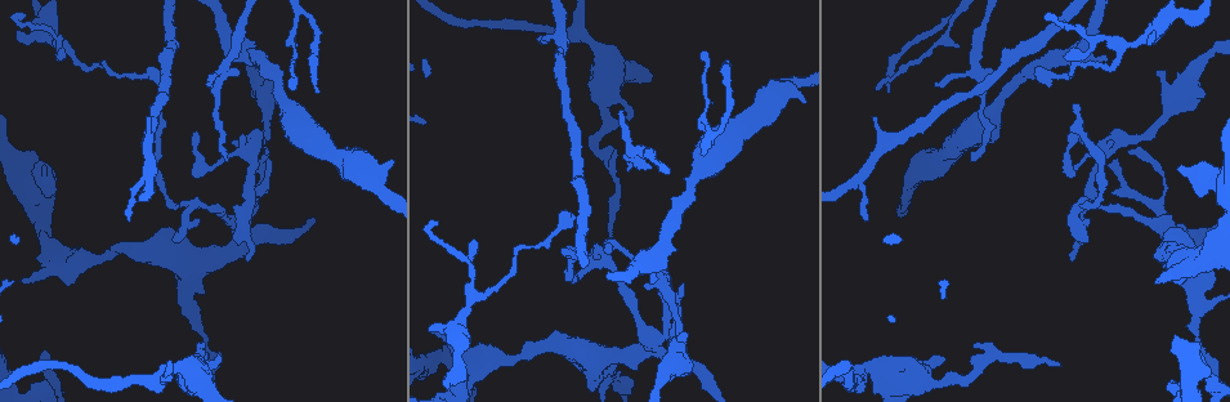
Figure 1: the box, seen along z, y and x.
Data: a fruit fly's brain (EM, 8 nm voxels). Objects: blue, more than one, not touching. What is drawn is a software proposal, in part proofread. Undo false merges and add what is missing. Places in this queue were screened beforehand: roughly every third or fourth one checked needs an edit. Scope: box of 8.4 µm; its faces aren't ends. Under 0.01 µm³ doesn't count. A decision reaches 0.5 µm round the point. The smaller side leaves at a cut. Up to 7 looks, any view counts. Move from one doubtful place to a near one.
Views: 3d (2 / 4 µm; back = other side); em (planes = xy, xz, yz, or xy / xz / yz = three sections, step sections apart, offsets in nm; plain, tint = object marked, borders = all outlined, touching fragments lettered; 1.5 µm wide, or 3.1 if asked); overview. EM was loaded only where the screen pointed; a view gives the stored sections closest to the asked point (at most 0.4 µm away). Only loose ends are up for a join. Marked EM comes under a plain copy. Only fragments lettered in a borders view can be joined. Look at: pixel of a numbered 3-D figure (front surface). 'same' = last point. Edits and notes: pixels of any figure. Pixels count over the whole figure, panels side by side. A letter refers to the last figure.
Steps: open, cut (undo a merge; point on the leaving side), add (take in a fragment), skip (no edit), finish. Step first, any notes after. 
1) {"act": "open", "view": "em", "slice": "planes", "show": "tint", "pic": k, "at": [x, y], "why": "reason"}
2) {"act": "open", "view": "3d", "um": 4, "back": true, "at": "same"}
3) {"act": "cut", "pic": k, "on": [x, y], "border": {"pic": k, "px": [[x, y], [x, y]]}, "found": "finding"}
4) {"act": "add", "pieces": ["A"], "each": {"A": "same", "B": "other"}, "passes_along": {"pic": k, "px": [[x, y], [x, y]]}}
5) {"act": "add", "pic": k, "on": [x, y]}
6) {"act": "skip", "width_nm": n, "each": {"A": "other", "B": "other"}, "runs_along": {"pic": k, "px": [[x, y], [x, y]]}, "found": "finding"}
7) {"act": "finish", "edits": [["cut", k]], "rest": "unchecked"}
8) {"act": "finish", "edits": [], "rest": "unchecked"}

{"act": "open", "view": "em", "slice": "xy", "step": 8, "show": "borders", "pic": 1, "at": [1073, 106], "why": "end of a long branch"}

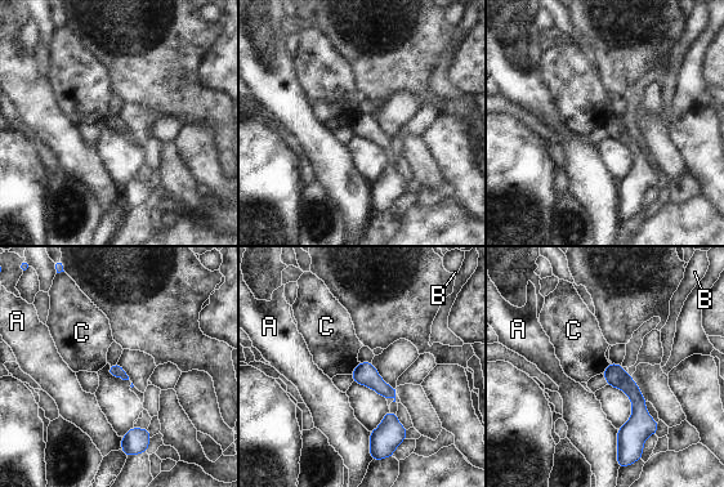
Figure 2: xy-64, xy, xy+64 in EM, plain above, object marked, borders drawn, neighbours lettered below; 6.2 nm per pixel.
{"act": "open", "view": "em", "slice": "planes", "show": "borders", "at": "same"}

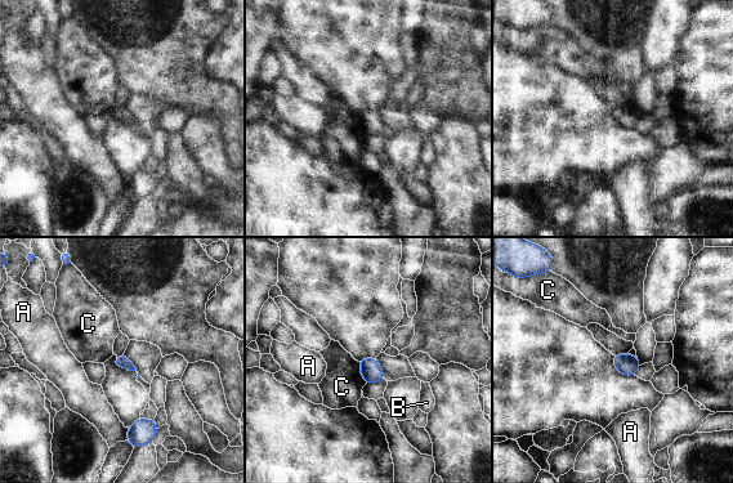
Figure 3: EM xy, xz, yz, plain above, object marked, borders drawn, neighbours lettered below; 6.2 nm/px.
{"act": "skip", "width_nm": 80, "longest_contact_nm": ["C", 140], "each": {"A": "other", "B": "other", "C": "other"}, "found": "none of them fits"}

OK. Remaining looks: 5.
{"act": "open", "view": "em", "slice": "yz", "step": 8, "show": "tint", "pic": 1, "at": [42, 33], "why": "branch point"}

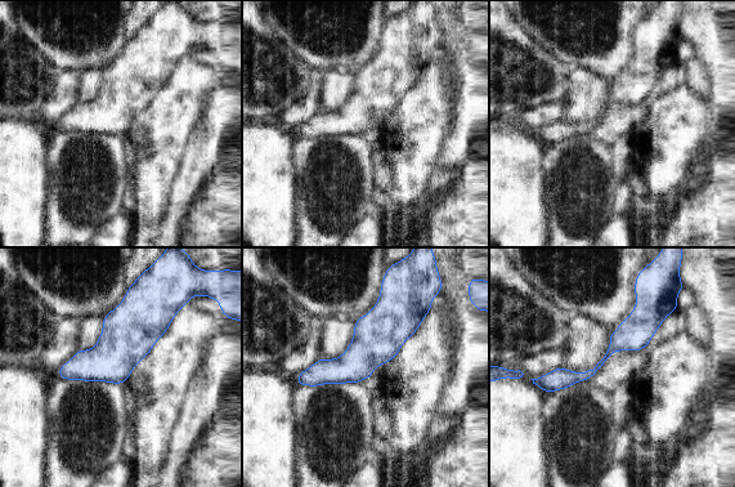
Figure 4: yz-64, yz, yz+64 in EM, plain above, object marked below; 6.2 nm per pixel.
{"act": "open", "view": "em", "slice": "planes", "show": "borders", "at": "same", "why": "cut it another way"}

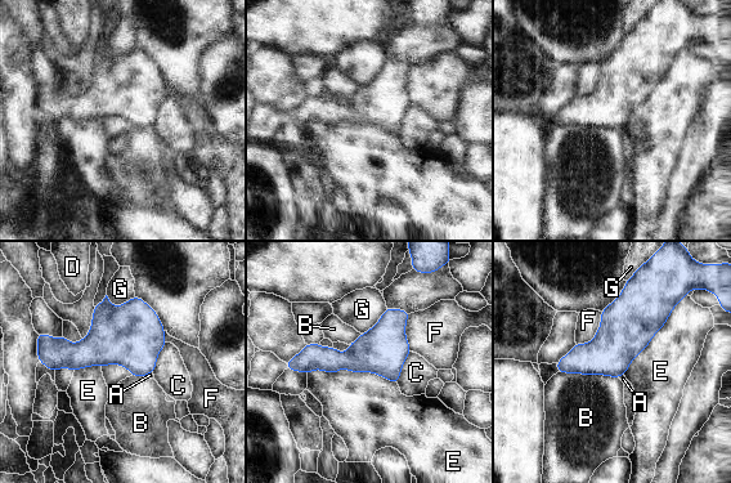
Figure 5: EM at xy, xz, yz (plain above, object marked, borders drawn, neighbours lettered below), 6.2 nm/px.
{"act": "skip", "each": {"A": "other", "B": "other", "C": "other", "D": "other", "E": "other", "F": "other", "G": "other"}, "border": {"pic": 5, "px": [[306, 374], [371, 371], [397, 384]]}, "found": "all the same cell"}

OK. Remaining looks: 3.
{"act": "open", "view": "3d", "um": 4, "pic": 1, "at": [610, 233], "why": "an open end"}

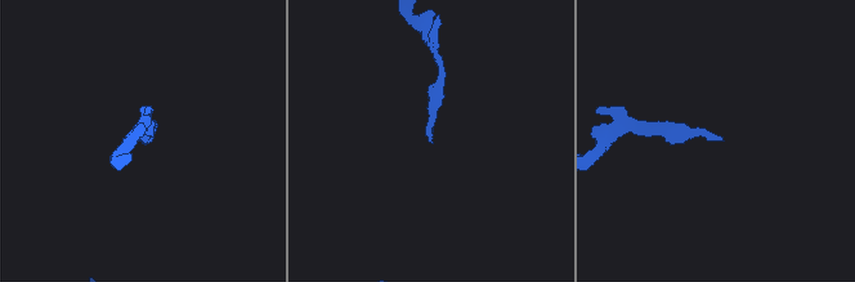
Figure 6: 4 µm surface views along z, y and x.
{"act": "open", "view": "em", "slice": "yz", "step": 8, "show": "borders", "pic": 6, "at": [719, 137], "why": "shape alone is not enough"}

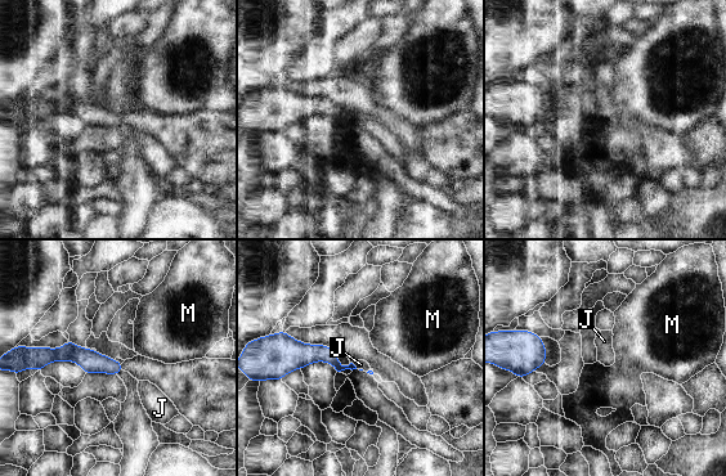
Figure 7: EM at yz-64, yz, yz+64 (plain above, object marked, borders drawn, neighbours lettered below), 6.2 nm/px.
{"act": "open", "view": "em", "slice": "planes", "show": "borders", "at": "same", "why": "cut it another way"}

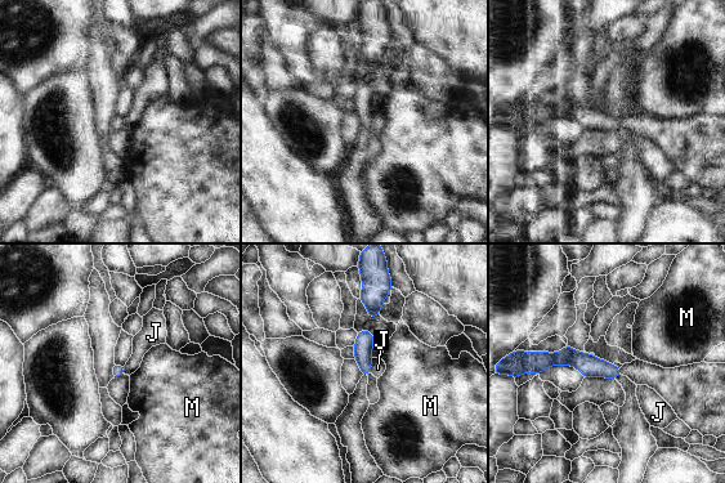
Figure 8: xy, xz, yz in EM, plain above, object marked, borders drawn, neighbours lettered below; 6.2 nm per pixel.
{"act": "skip", "width_nm": 80, "each": {"J": "other", "M": "other"}, "border": {"pic": 8, "px": [[374, 358], [368, 372]]}, "found": "none of them fits"}

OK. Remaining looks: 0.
{"act": "finish", "edits": [], "rest": "unchecked"}

